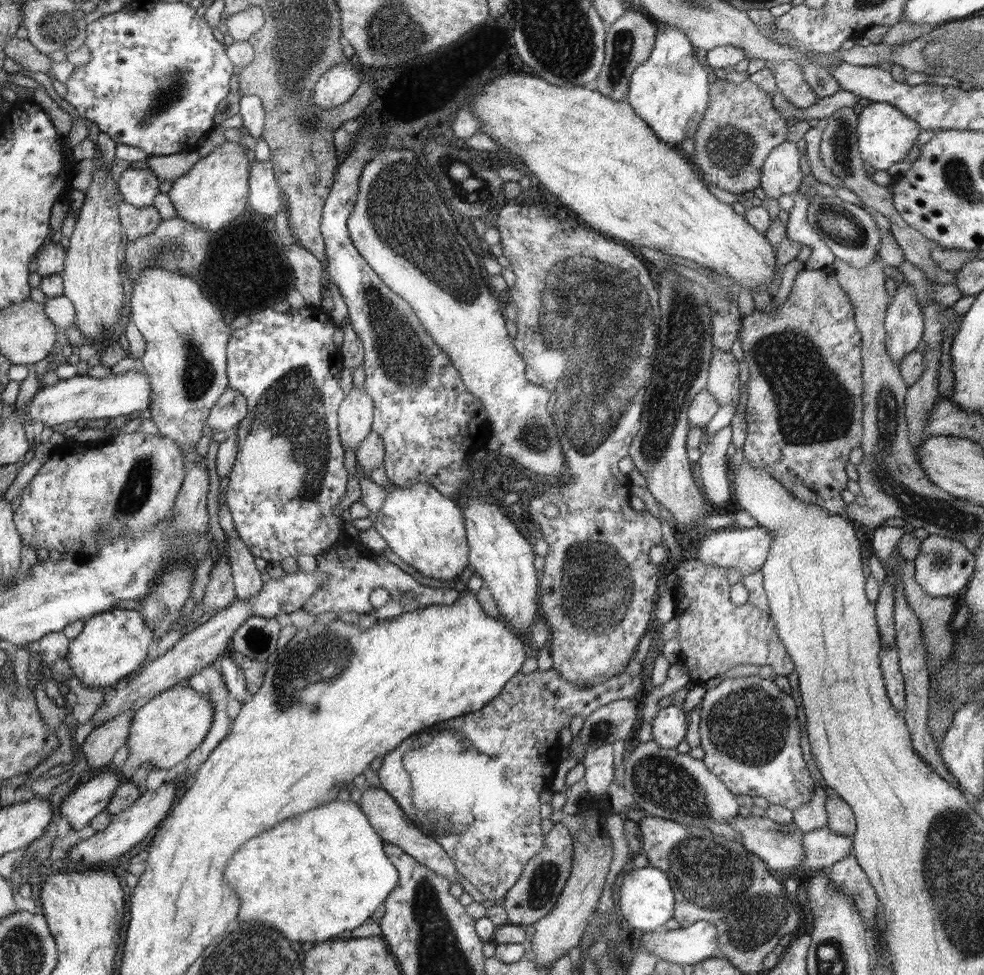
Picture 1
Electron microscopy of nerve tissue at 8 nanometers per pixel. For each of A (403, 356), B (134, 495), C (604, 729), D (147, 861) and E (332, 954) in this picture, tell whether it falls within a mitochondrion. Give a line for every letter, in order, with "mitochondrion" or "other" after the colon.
A: mitochondrion
B: mitochondrion
C: mitochondrion
D: other
E: other

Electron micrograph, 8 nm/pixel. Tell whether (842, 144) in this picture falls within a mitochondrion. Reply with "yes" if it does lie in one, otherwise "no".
yes

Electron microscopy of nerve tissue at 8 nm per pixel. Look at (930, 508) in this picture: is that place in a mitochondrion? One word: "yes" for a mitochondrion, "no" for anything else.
yes

